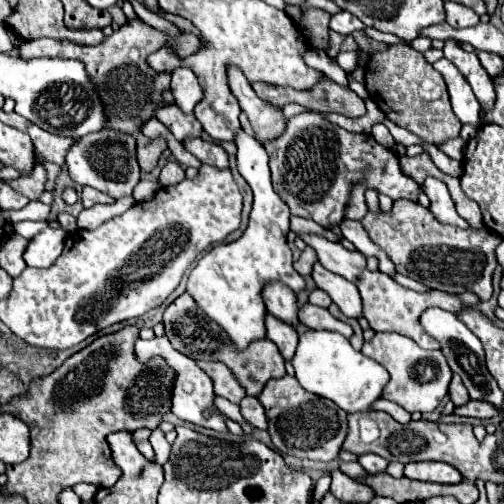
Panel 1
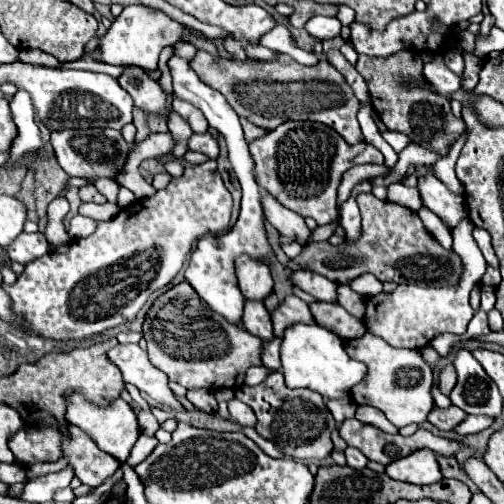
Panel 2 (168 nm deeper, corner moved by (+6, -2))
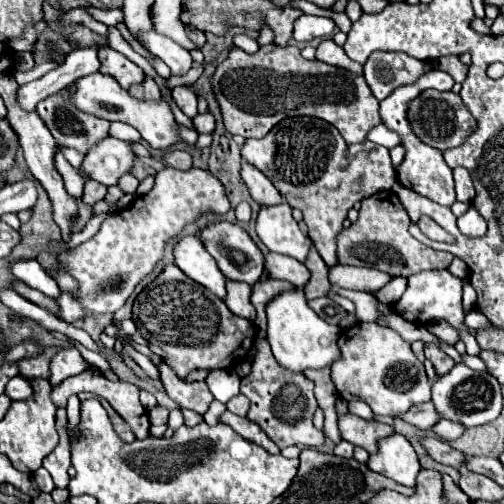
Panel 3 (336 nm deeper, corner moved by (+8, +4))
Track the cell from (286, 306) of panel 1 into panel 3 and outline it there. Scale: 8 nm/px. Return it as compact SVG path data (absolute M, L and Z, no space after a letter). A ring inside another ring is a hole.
M216 222L216 224L206 226L200 232L200 238L204 240L206 250L210 250L210 254L218 262L218 268L222 270L222 274L228 280L246 282L250 286L254 286L260 280L260 276L264 272L264 254L260 252L260 248L254 244L254 240L240 226L230 224L230 222Z

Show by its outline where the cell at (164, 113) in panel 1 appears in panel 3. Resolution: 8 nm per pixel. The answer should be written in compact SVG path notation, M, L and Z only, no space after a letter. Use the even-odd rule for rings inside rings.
M104 46L100 50L100 62L102 62L102 70L104 74L110 74L118 80L118 84L128 90L134 84L142 84L146 74L142 72L142 68L138 68L134 62L130 62L124 54Z

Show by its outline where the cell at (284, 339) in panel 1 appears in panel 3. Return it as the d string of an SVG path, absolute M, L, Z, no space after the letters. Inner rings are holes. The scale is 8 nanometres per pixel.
M226 282L226 306L230 308L232 314L240 316L240 318L246 318L246 320L254 320L256 318L256 310L250 302L250 296L252 296L252 286L244 284L244 282Z

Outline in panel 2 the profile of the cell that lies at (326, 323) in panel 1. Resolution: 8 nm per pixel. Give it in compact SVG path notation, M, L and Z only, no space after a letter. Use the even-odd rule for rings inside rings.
M294 294L286 296L270 316L272 316L272 326L274 326L274 336L276 338L282 336L286 326L292 326L296 322L314 324L314 318L310 314L308 304L304 300L300 300L298 296L294 296Z

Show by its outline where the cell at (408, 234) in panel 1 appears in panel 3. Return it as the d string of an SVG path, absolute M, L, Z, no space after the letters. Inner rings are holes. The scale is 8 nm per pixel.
M392 190L376 192L374 196L364 198L360 204L362 206L358 210L360 212L358 220L336 236L338 264L366 266L366 268L386 272L390 276L404 276L404 278L408 278L410 274L418 274L422 270L436 270L436 268L450 266L450 262L452 262L450 252L432 250L410 236L410 232L408 232L410 218L408 218L402 202L398 200L398 196Z

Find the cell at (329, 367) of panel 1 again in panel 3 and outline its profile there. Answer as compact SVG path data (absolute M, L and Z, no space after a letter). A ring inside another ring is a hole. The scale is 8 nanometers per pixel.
M302 288L284 292L278 298L274 298L268 304L266 314L268 314L268 344L272 346L274 358L282 368L302 374L306 370L328 368L332 366L332 362L340 360L340 348L338 348L340 328L324 322L308 308Z

